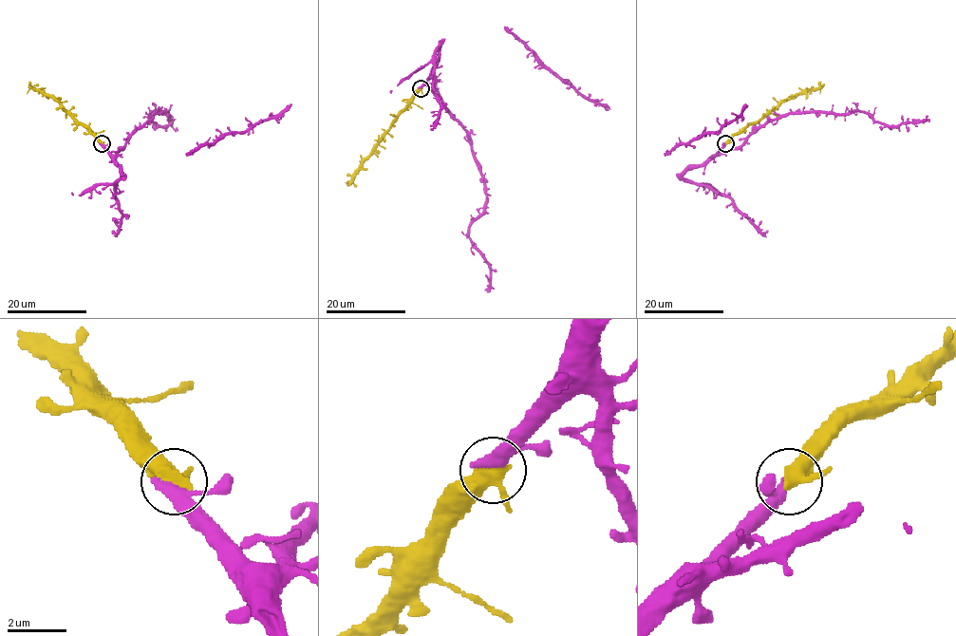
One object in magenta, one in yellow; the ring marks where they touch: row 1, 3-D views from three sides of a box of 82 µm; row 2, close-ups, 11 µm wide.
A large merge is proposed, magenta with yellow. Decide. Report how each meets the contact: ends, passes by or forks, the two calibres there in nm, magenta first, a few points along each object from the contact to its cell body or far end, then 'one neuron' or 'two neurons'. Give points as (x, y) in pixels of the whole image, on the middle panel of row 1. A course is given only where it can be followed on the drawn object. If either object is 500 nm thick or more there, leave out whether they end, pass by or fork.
500/420 nm | magenta via (420, 88), (434, 79), (443, 105), (466, 133), (484, 182), (485, 210), (469, 236), (490, 268), (484, 289) | yellow via (420, 88), (374, 152), (348, 180) | one neuron

